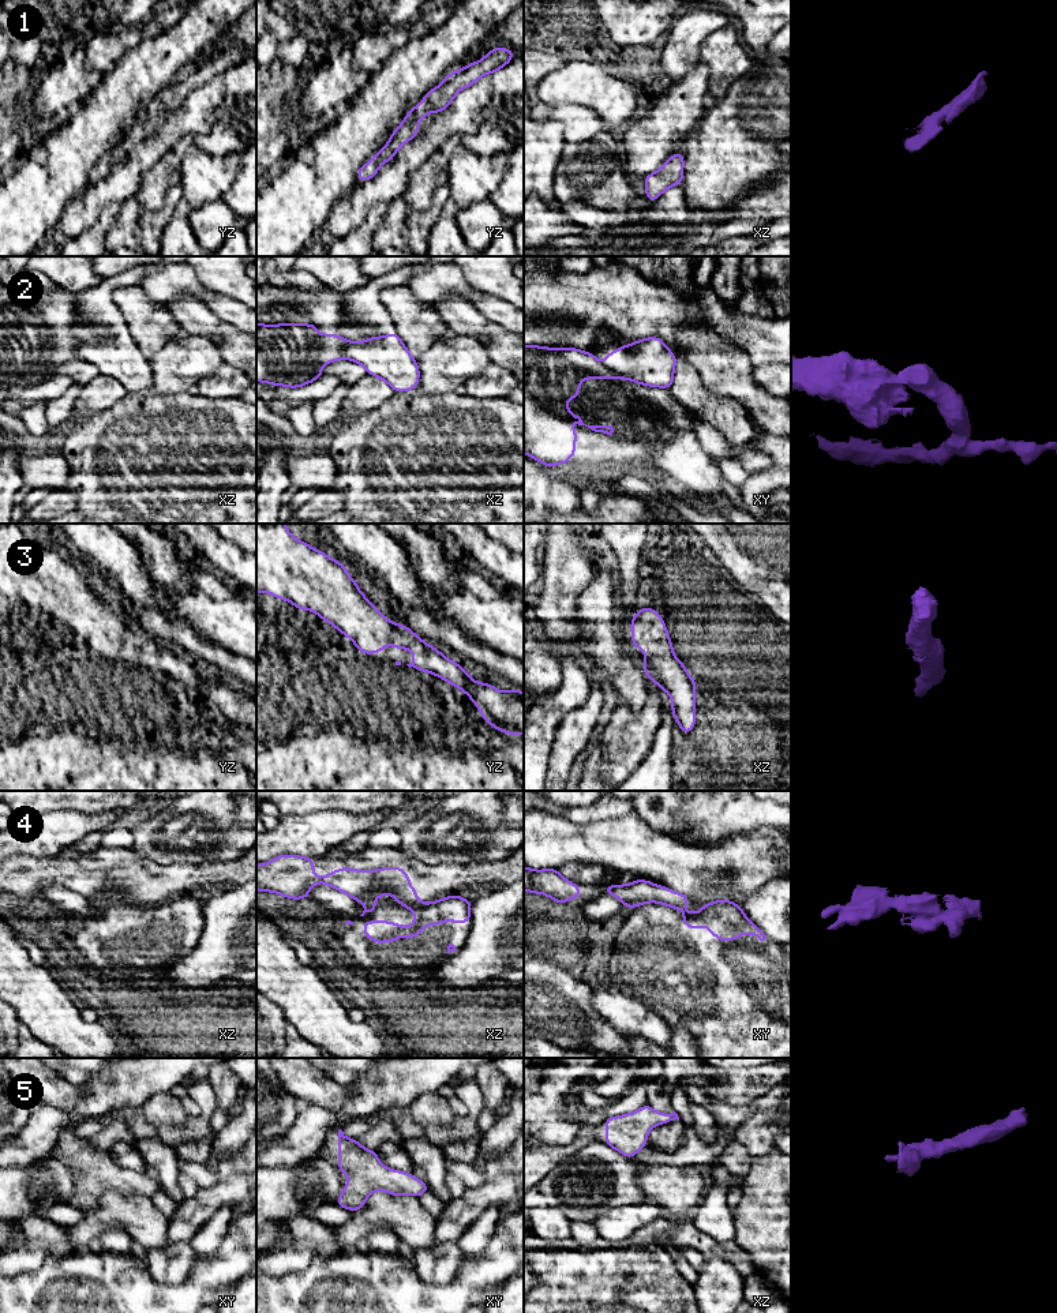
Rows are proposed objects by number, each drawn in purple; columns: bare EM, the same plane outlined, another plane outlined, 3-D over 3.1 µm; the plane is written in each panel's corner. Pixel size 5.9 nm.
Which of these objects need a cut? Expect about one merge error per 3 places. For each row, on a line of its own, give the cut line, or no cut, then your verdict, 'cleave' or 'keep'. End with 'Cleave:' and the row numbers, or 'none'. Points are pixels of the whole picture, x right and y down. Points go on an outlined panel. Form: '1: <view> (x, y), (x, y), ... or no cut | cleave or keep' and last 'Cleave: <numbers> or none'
1: no cut | keep
2: xz (349, 342), (343, 349), (343, 357) | cleave
3: no cut | keep
4: xz (423, 903), (403, 906) | cleave
5: no cut | keep
Cleave: 2, 4

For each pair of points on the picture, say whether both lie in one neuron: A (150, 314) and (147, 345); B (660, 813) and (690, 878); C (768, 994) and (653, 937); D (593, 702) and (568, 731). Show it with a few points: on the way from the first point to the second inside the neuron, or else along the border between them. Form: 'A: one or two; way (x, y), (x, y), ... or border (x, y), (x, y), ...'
A: one; way (150, 322), (150, 337)
B: two; border (636, 810), (649, 825)
C: one; way (739, 986), (704, 951), (686, 937), (682, 937)
D: one; way (589, 711), (576, 726)

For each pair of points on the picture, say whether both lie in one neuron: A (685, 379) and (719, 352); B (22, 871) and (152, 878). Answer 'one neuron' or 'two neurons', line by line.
A: two neurons
B: one neuron

